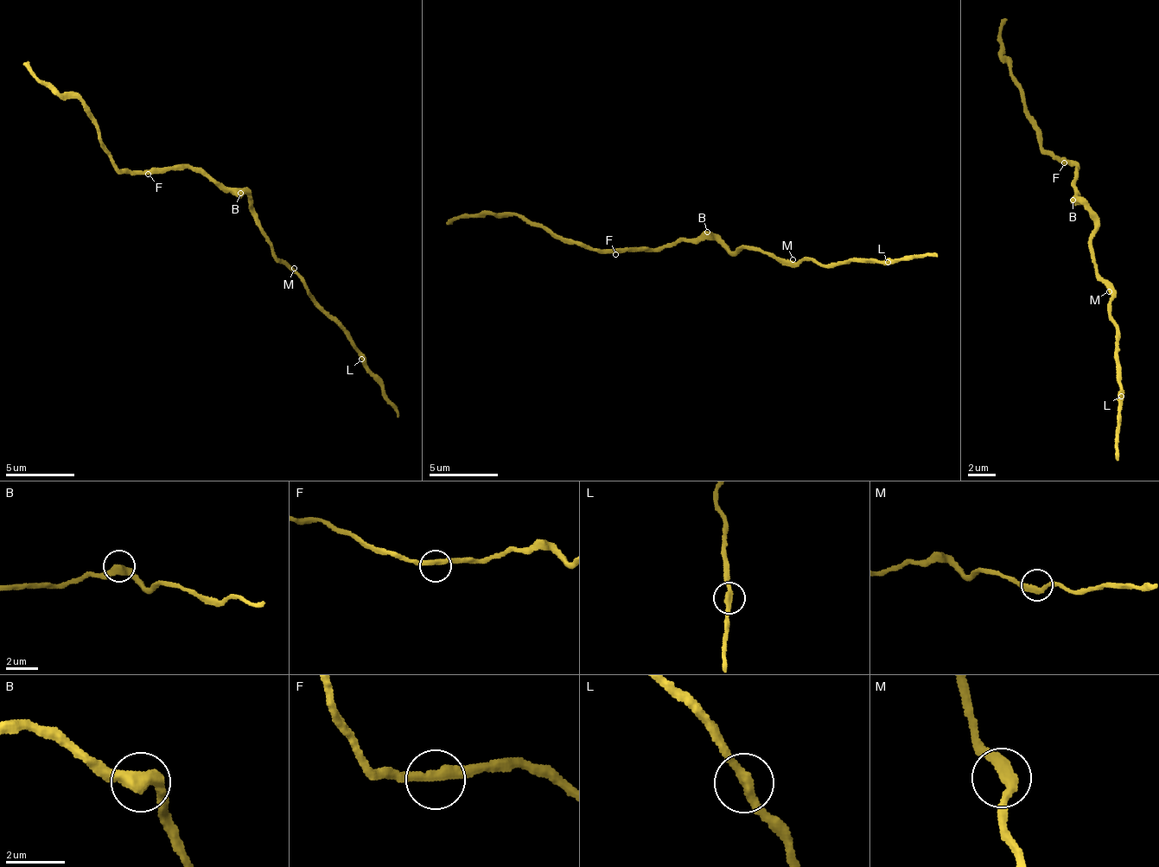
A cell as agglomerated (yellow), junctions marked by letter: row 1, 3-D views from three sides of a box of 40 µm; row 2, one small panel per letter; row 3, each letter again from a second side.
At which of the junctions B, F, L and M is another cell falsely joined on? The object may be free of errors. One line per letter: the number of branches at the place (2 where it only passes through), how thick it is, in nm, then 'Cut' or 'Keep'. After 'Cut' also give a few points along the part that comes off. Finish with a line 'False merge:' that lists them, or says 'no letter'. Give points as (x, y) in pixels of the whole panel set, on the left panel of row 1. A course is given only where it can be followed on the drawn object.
B: Branches: 2. Thickness 460 nm. Keep
F: Branches: 2. Thickness 320 nm. Keep
L: Branches: 2. Thickness 320 nm. Keep
M: Branches: 2. Thickness 320 nm. Keep
False merge: no letter

